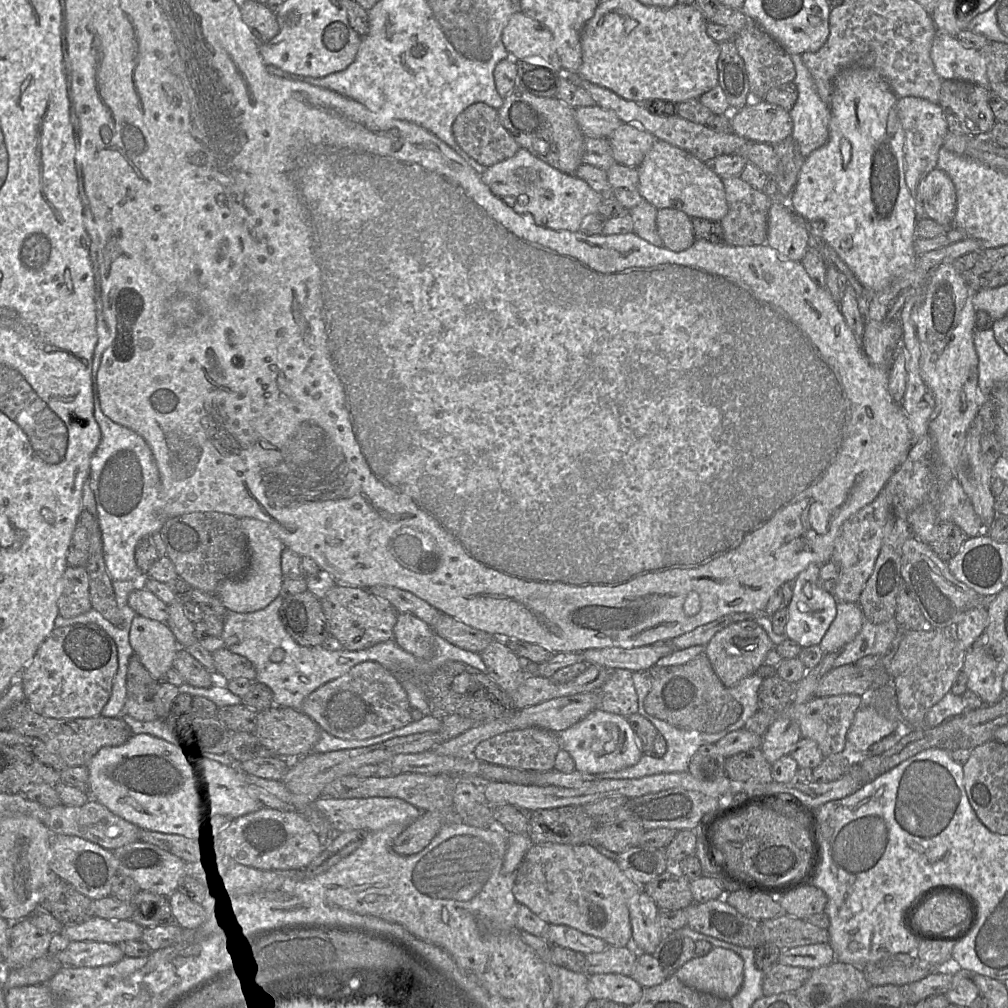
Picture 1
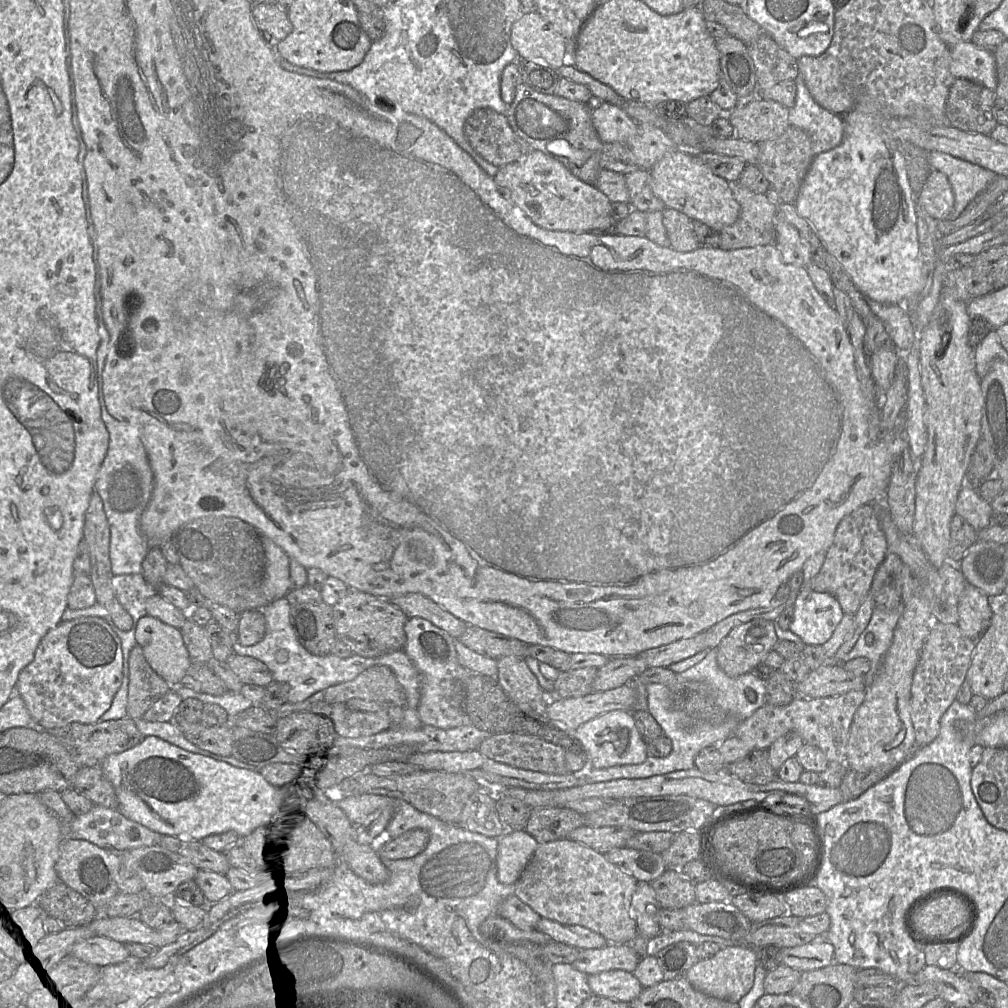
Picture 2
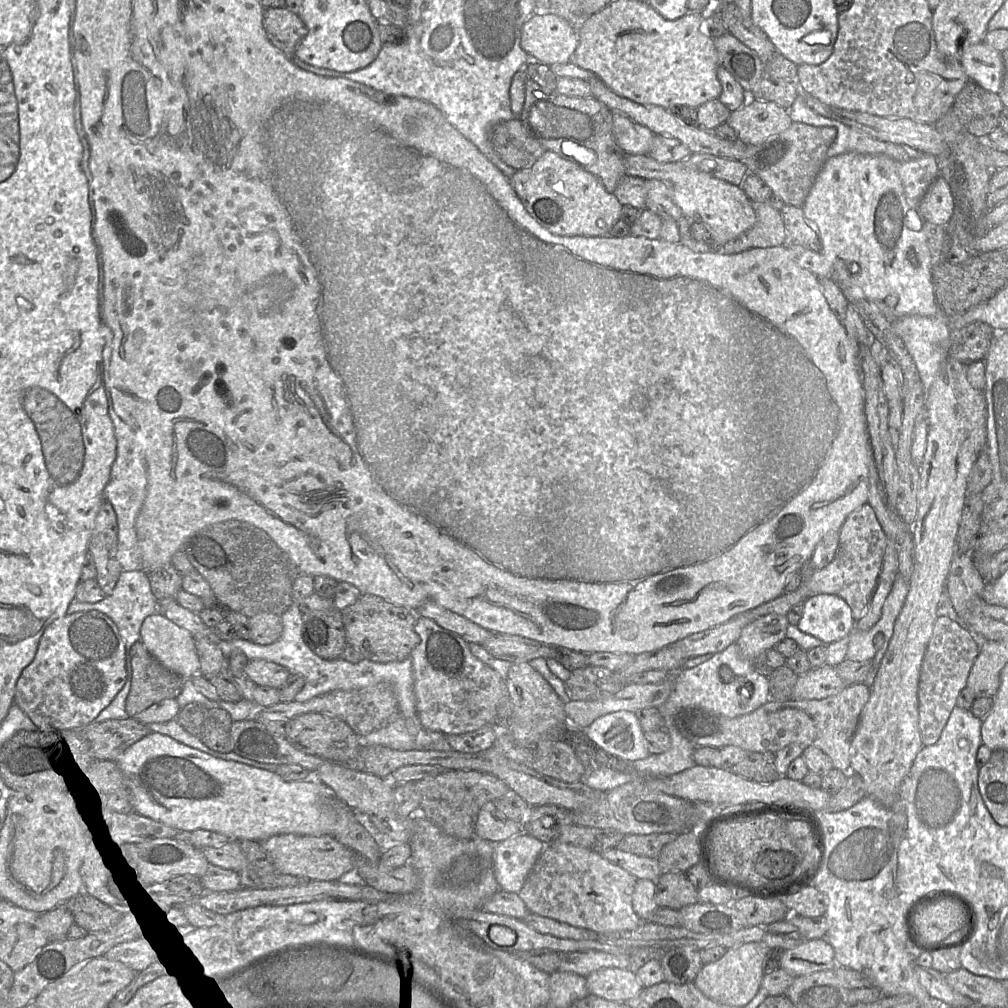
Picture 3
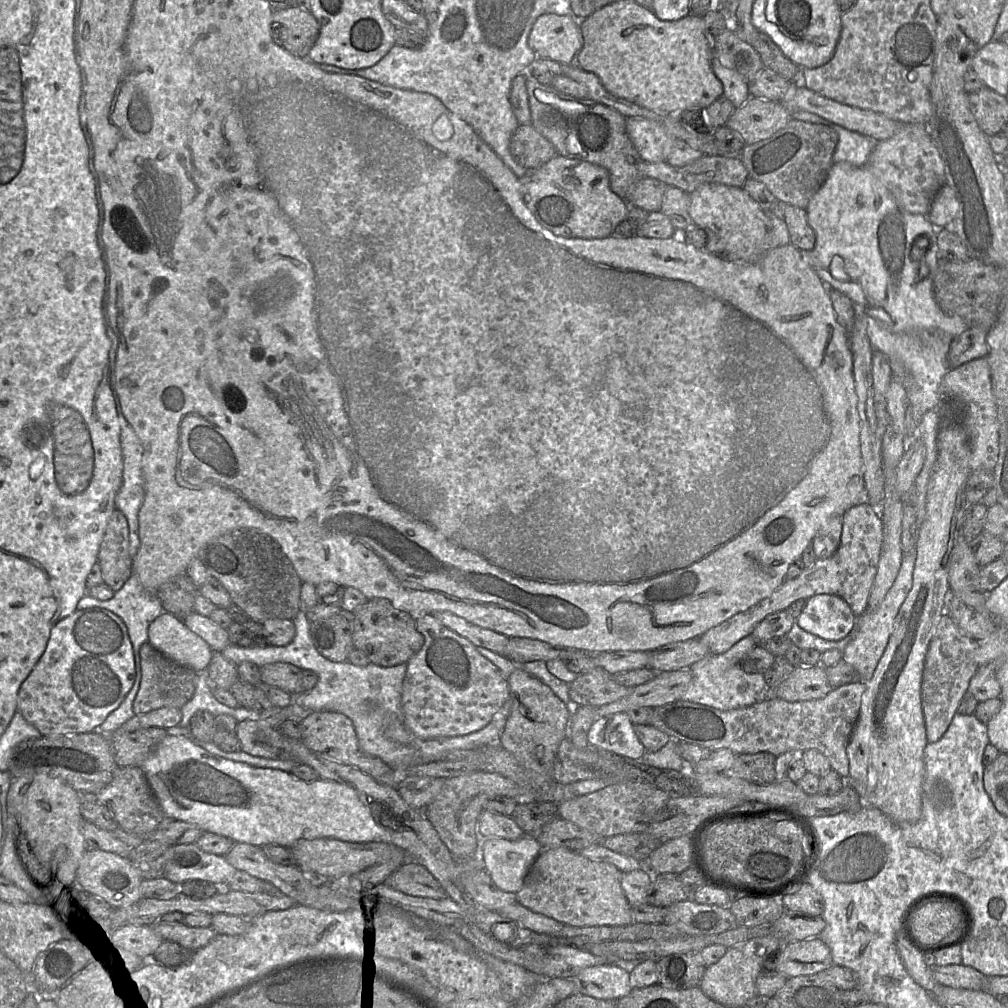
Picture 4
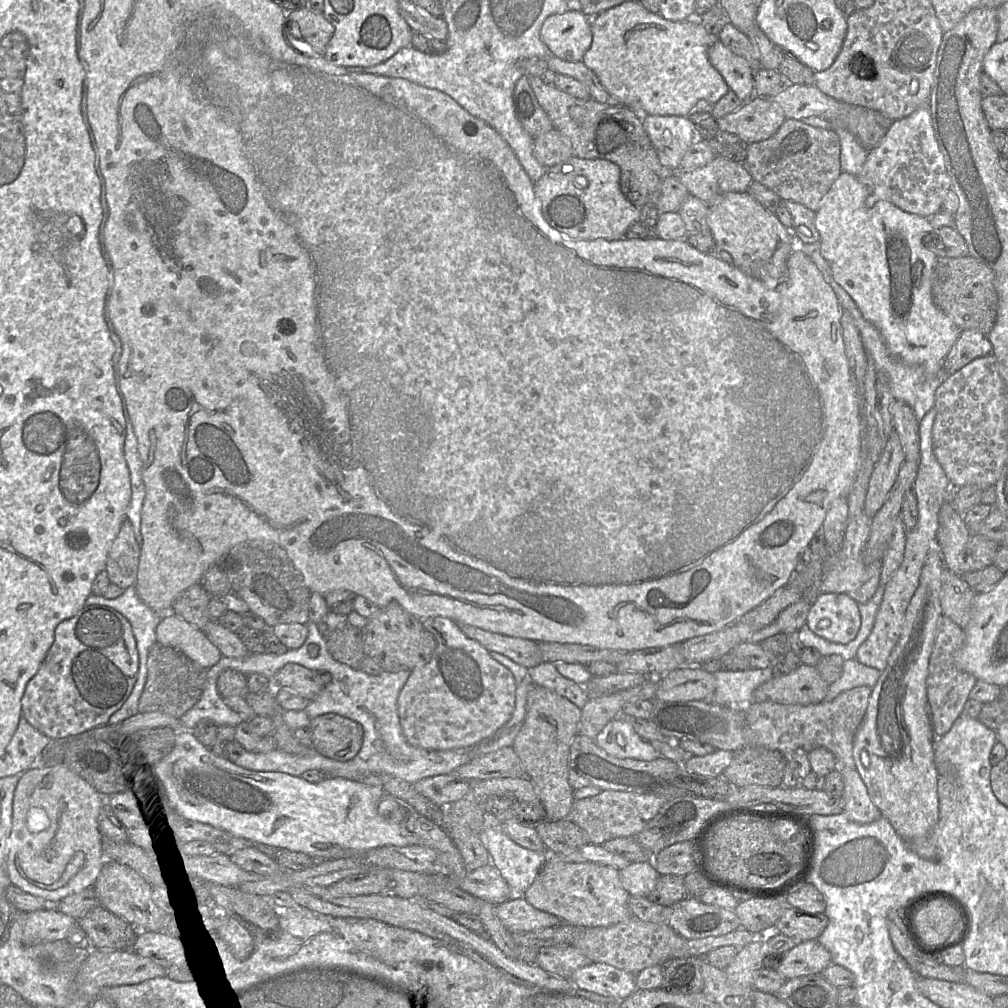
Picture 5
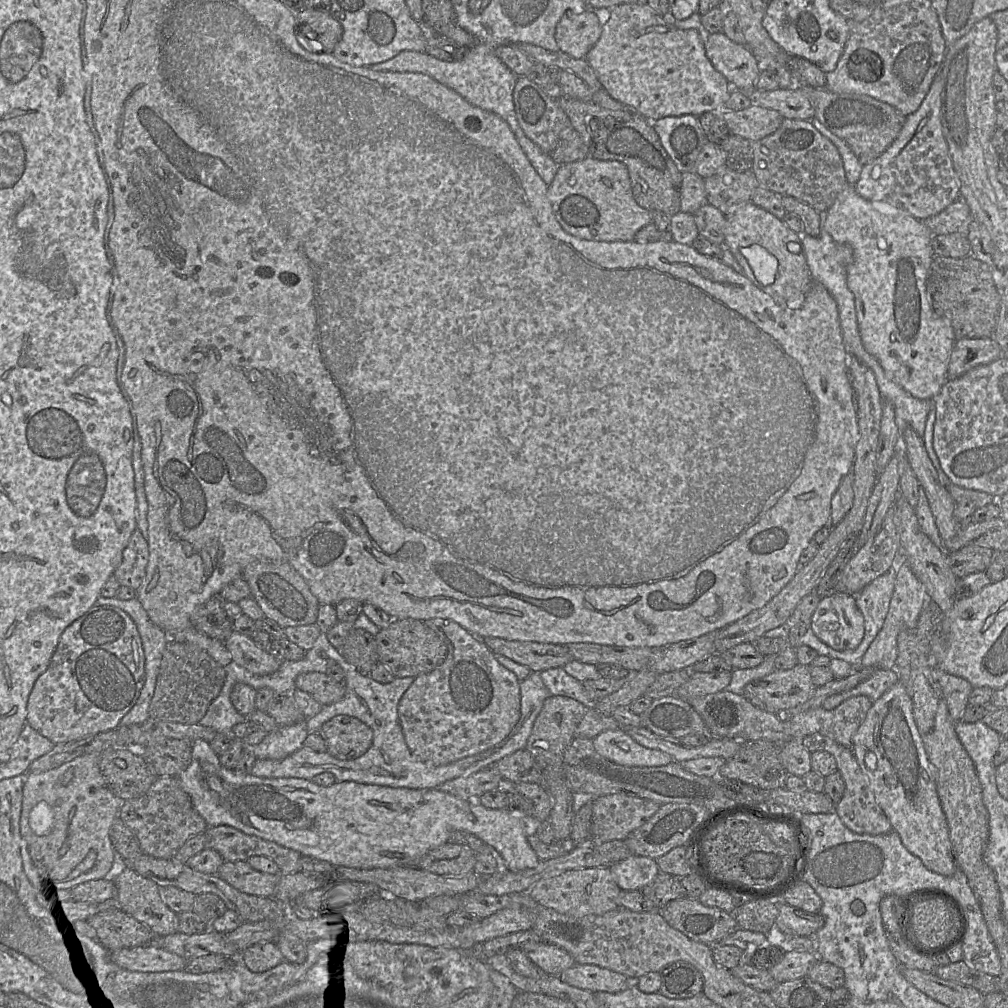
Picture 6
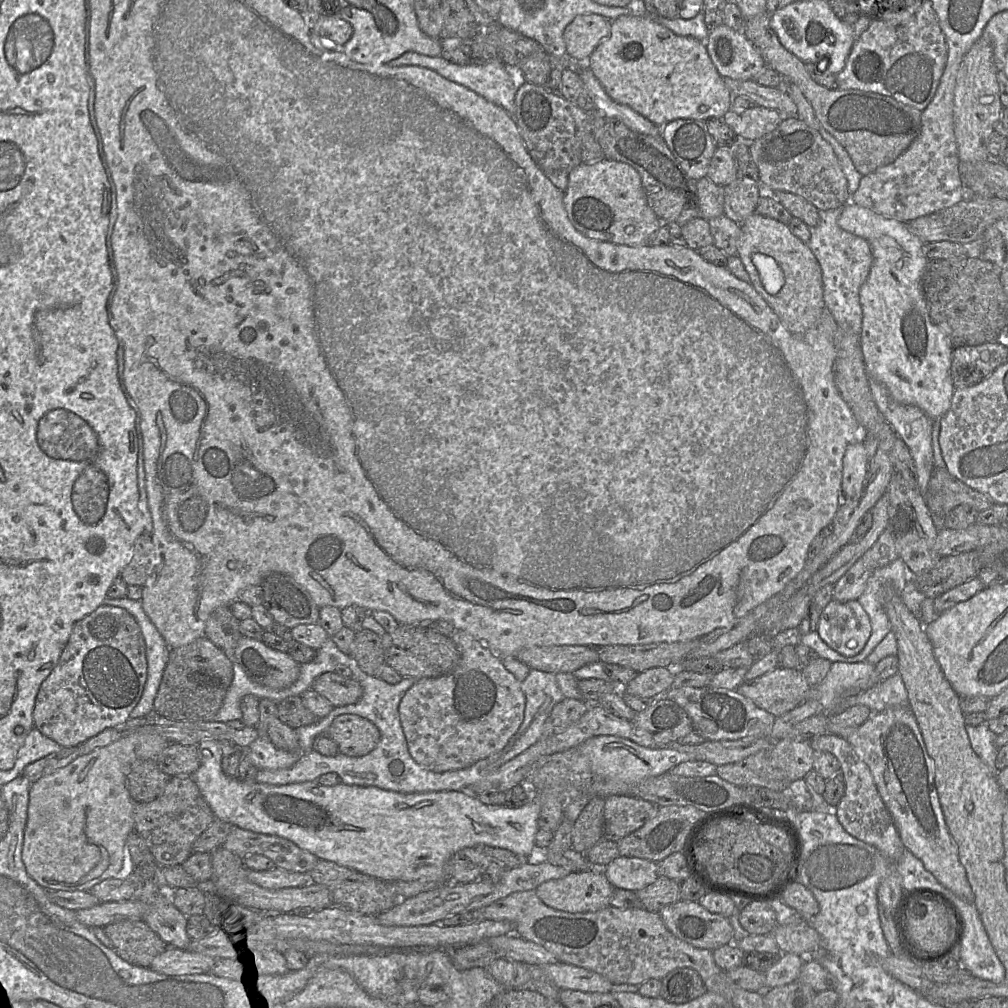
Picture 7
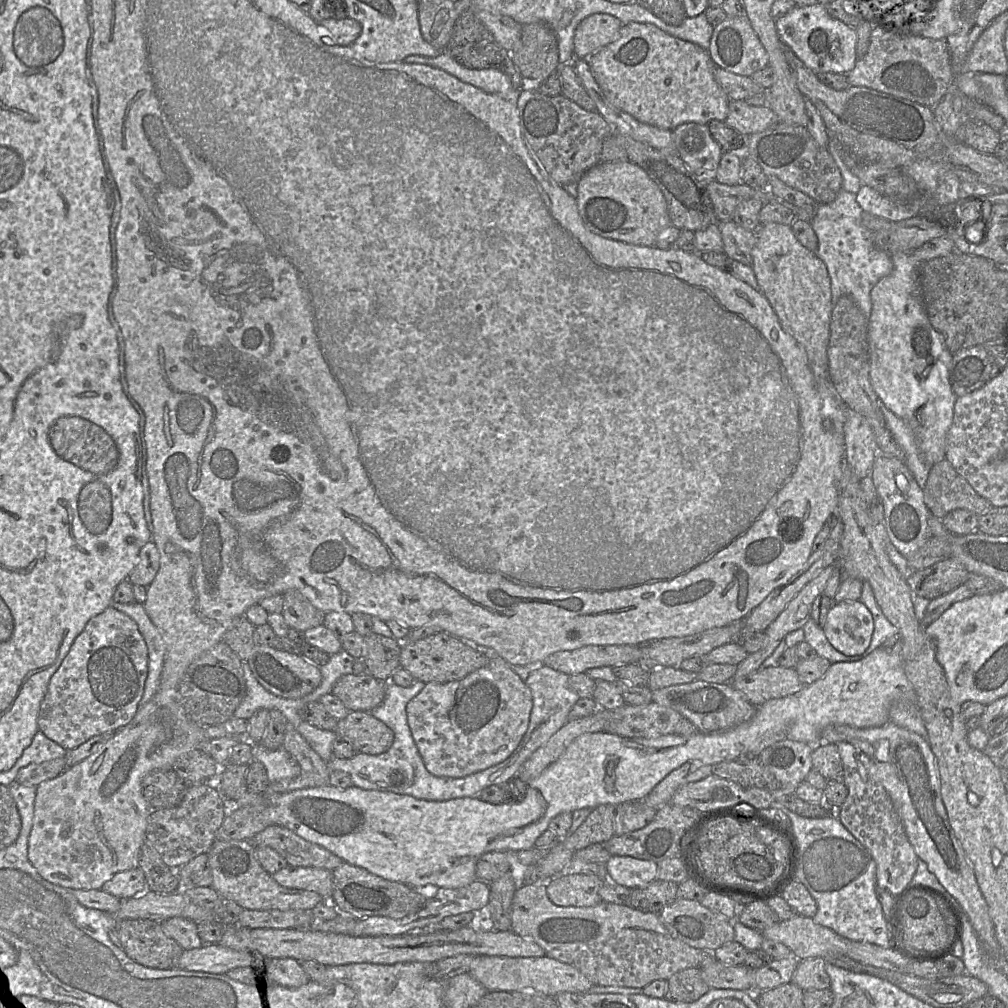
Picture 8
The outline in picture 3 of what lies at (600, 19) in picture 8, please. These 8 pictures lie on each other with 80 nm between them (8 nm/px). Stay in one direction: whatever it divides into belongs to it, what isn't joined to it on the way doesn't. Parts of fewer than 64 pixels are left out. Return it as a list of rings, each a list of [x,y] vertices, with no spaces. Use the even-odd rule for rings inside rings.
[[[535,12],[523,25],[521,48],[546,65],[572,61],[578,46],[578,24],[549,12]]]

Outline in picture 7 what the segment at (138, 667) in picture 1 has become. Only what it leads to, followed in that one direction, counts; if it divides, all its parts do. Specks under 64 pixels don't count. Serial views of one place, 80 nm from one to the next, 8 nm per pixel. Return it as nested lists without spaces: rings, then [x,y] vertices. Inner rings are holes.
[[[210,639],[195,641],[171,649],[157,696],[153,713],[172,721],[209,722],[221,708],[233,676],[233,661]]]

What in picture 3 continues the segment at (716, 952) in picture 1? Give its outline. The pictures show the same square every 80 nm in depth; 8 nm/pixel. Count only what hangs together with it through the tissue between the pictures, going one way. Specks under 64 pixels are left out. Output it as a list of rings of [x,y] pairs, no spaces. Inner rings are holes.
[[[761,942],[731,947],[717,961],[704,964],[694,985],[709,999],[721,1004],[744,1007],[757,994],[763,978],[763,960],[771,948]]]

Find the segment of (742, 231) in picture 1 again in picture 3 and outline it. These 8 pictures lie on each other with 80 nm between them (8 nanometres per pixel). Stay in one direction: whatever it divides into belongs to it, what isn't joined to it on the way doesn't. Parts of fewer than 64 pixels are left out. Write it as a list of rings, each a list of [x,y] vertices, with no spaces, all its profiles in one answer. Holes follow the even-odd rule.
[[[752,202],[752,206],[756,214],[754,226],[719,248],[723,253],[736,254],[753,248],[788,245],[781,212],[768,202]]]

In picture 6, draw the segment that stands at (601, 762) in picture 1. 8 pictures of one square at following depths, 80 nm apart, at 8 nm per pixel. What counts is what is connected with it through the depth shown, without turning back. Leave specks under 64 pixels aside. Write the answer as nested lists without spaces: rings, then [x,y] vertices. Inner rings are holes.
[[[624,727],[601,732],[593,744],[601,756],[621,765],[656,767],[674,761],[667,753],[637,743]]]

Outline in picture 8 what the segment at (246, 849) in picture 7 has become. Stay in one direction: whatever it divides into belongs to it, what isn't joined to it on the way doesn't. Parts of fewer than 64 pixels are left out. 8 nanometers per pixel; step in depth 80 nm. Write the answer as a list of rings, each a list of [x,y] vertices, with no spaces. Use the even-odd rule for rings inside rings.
[[[279,825],[268,826],[253,837],[252,843],[256,847],[268,846],[274,849],[291,867],[314,867],[332,871],[345,863],[329,850]]]

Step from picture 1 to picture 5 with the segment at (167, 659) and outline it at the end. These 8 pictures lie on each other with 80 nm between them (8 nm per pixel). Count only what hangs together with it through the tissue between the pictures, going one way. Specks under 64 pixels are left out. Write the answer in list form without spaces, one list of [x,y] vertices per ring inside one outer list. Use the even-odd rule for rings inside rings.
[[[174,613],[163,615],[156,628],[157,643],[185,654],[202,668],[209,669],[222,658],[205,633]]]

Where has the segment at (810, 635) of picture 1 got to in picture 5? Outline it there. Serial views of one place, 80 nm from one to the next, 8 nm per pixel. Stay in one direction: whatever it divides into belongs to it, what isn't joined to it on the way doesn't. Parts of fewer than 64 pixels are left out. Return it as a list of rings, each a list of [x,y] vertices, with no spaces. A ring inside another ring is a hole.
[[[821,593],[811,606],[806,625],[818,636],[847,644],[860,628],[858,603],[844,593]]]

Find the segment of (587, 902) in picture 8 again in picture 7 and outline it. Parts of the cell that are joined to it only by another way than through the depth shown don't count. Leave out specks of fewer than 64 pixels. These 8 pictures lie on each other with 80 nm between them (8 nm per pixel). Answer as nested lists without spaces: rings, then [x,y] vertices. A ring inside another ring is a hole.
[[[592,867],[543,882],[535,891],[551,908],[581,913],[595,912],[610,906],[614,889],[603,869]]]

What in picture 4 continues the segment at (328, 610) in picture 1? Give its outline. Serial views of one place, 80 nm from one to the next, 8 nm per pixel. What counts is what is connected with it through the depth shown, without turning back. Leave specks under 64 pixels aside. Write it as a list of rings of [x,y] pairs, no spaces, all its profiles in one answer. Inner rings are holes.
[[[370,599],[359,606],[353,618],[353,643],[371,663],[382,667],[407,664],[424,645],[424,636],[417,630],[416,618],[400,610],[387,599]]]

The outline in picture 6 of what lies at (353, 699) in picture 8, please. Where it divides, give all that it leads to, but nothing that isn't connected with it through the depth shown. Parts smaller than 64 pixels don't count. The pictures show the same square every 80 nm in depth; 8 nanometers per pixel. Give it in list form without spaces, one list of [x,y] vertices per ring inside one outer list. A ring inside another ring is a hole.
[[[308,672],[298,675],[295,680],[295,687],[311,695],[323,706],[342,700],[346,693],[344,682],[338,682],[320,672]]]

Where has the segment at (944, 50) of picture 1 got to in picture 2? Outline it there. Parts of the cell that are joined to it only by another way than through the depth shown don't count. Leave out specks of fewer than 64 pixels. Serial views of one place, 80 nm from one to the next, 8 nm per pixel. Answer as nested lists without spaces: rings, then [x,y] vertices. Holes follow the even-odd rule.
[[[967,41],[950,47],[950,55],[950,72],[955,79],[963,78],[993,91],[996,89],[997,73],[993,52]]]

